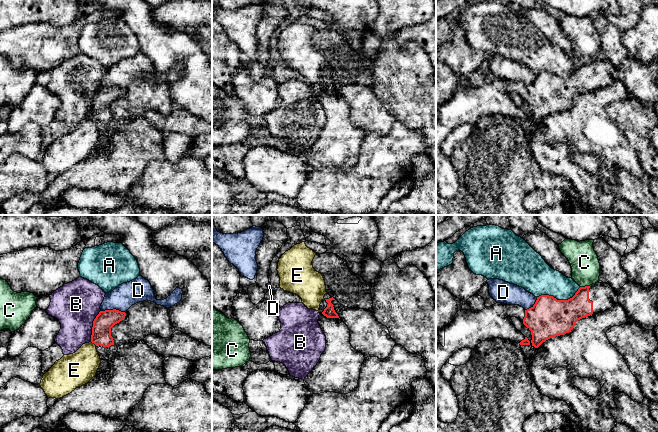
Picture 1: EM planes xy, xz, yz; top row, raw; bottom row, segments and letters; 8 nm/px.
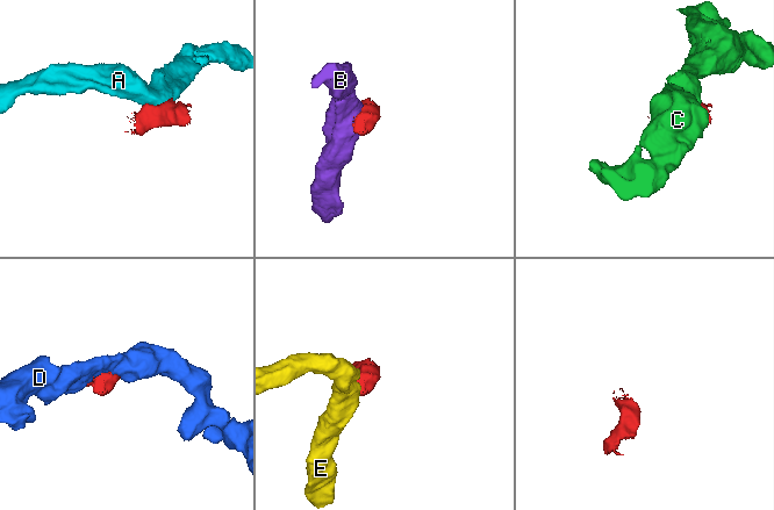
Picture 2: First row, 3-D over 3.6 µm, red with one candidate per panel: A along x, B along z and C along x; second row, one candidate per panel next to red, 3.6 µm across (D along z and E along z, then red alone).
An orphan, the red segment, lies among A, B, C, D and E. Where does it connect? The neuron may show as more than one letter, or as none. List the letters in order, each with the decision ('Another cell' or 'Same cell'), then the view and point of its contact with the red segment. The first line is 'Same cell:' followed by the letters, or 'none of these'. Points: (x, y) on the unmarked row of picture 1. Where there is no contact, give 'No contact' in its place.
Same cell: none of these
A: Another cell. Touches red at yz (559, 76)
B: Another cell. Touches red at xy (93, 102)
C: Another cell. Touches red at yz (585, 62)
D: Another cell. Touches red at xy (113, 85)
E: Another cell. Touches red at xy (93, 118)

